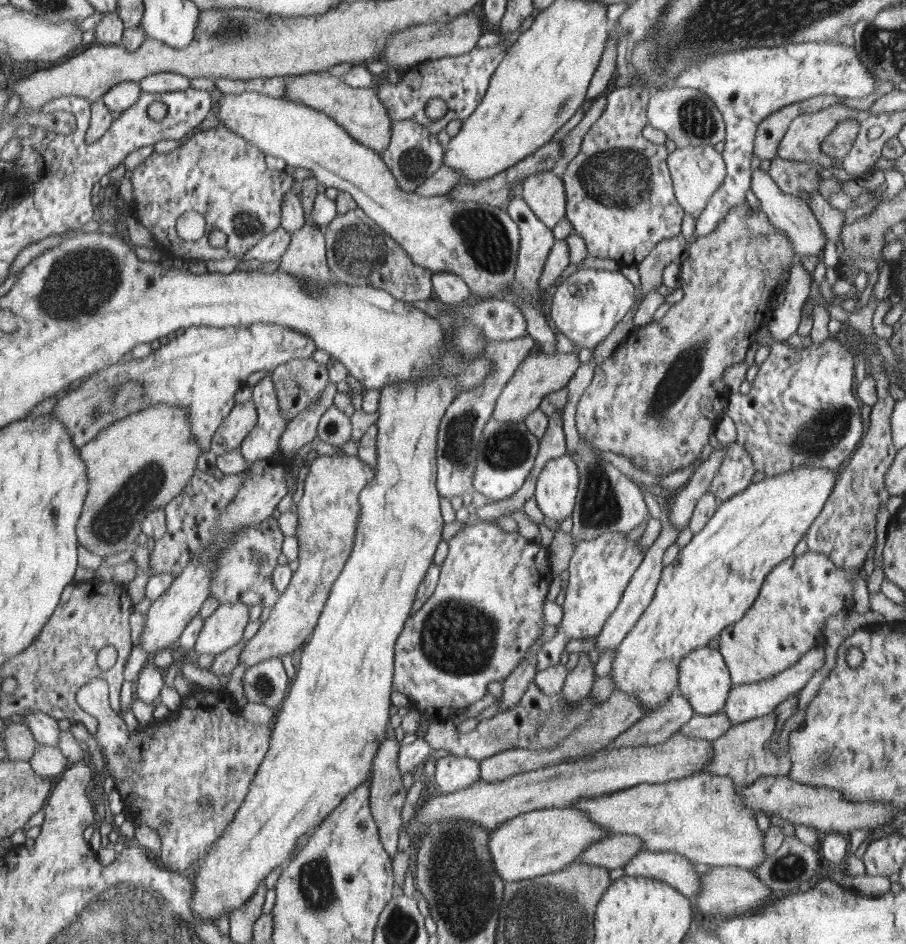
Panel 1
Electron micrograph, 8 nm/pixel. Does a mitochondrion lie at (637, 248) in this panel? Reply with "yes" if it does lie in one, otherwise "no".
no

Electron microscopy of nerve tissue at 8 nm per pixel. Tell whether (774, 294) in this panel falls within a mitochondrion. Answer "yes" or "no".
no

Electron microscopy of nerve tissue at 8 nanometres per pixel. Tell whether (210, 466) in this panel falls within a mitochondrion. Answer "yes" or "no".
no

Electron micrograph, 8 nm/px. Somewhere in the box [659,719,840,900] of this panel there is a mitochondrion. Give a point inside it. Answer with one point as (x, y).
(789, 867)

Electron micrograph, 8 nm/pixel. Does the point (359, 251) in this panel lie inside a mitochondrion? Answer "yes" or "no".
yes

